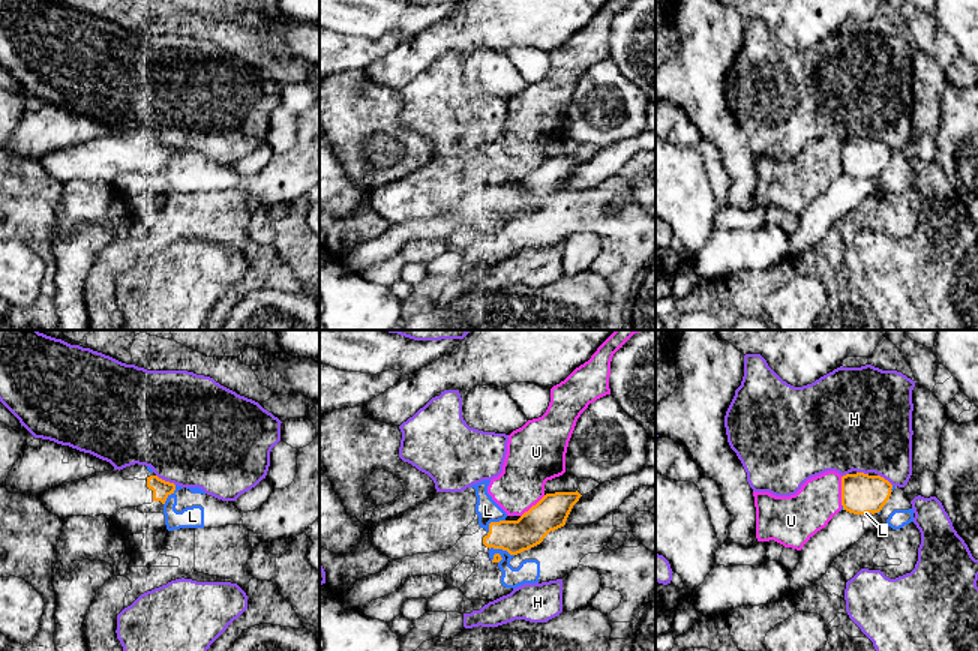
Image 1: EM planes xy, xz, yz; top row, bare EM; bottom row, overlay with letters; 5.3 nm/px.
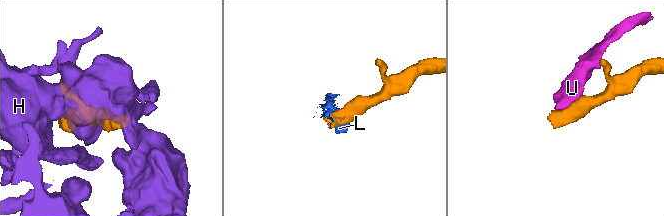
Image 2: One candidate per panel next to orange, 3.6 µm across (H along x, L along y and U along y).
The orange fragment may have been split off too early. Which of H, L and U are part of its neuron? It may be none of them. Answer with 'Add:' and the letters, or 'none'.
Add: none

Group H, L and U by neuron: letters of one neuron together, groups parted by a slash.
H / L U

